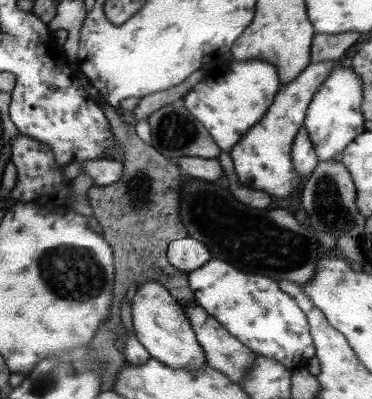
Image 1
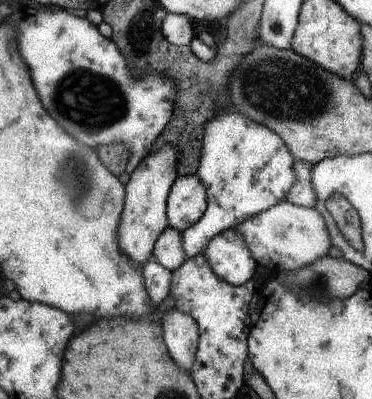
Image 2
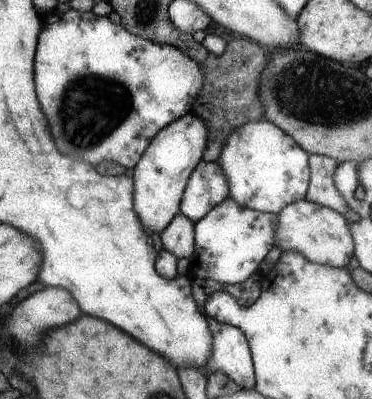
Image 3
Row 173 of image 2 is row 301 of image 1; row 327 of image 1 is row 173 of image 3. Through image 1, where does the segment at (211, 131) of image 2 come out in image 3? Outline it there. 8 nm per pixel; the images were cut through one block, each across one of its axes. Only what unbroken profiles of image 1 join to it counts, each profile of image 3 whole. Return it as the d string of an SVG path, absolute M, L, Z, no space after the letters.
M257 120L231 130L215 160L225 174L229 200L241 208L277 214L283 206L305 198L309 186L309 154L275 124Z

